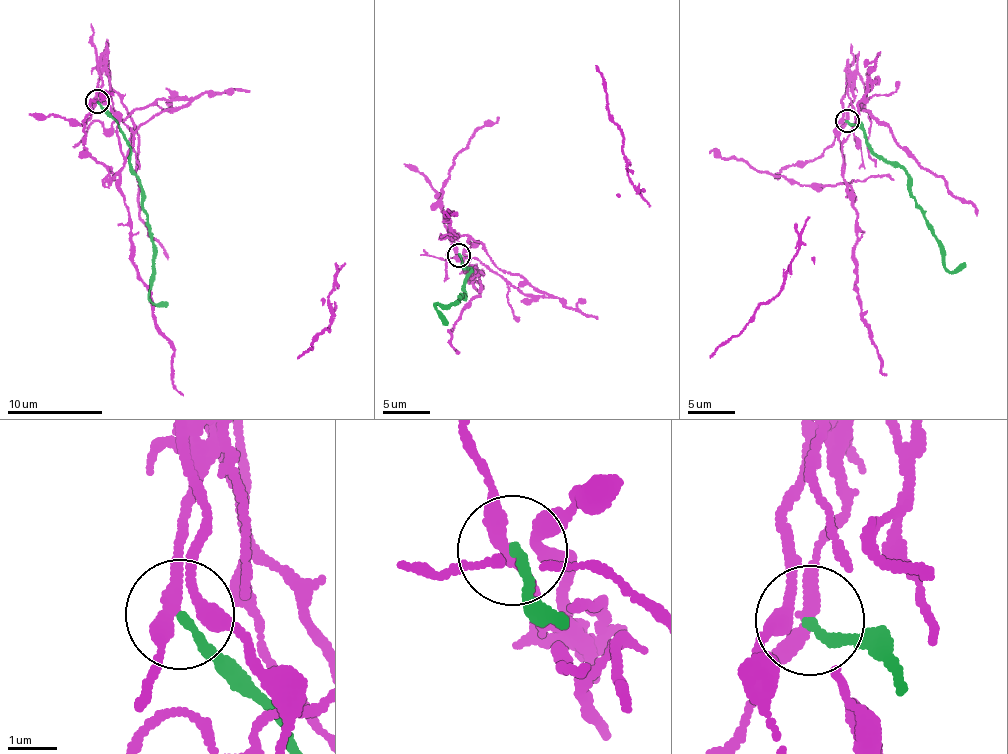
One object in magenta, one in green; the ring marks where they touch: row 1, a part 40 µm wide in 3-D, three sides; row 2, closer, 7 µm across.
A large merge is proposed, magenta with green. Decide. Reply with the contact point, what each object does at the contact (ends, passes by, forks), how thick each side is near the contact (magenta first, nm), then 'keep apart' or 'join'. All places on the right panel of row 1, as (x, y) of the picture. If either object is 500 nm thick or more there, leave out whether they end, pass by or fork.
at (847, 121); magenta forks there; green ends there; 240 nm thick on the magenta side, 180 nm on the other; keep apart

